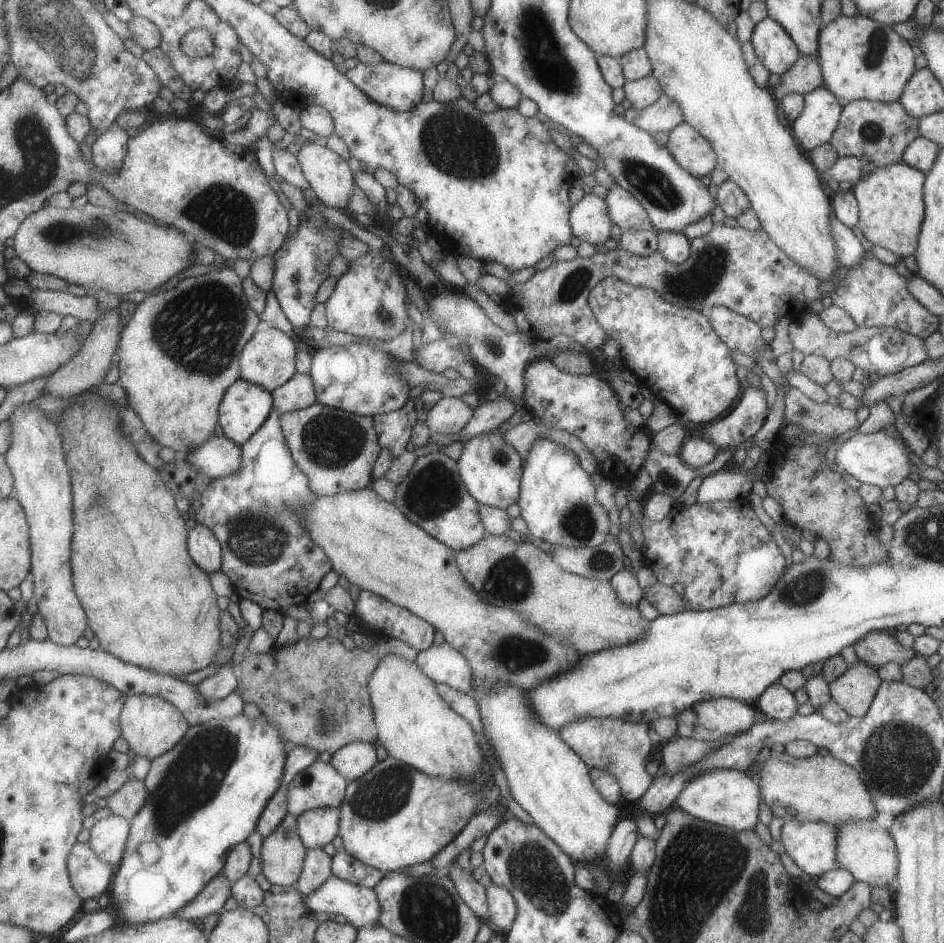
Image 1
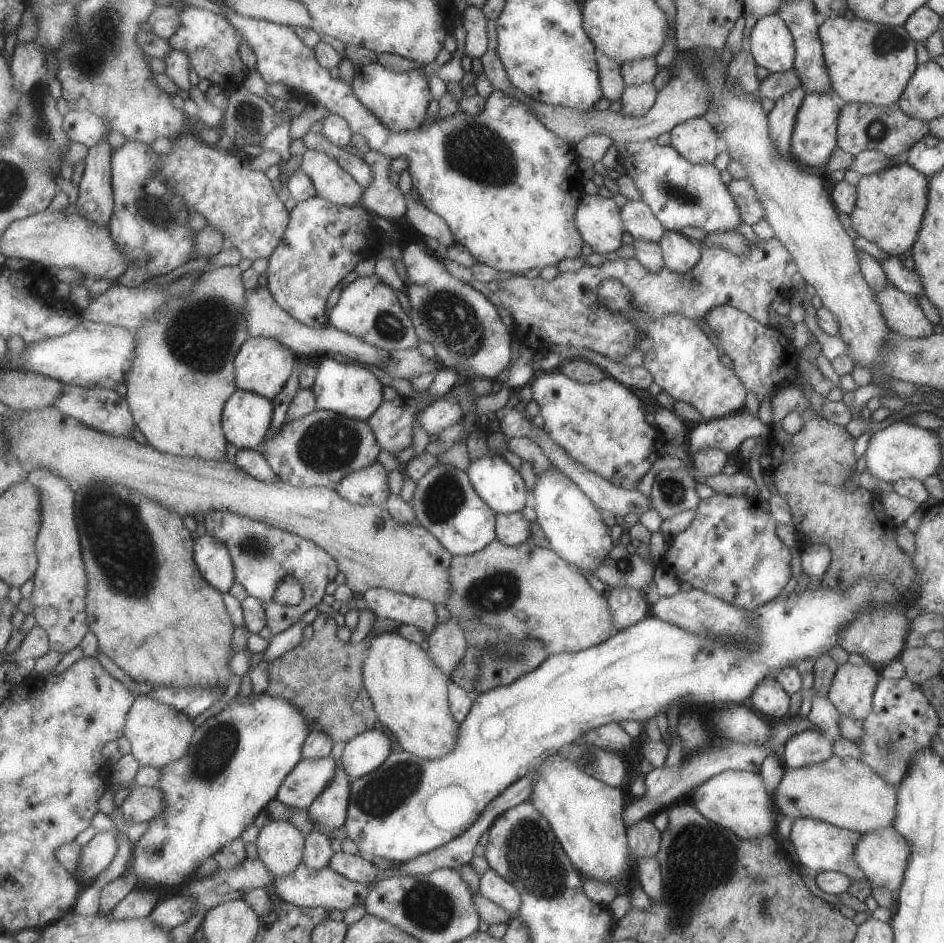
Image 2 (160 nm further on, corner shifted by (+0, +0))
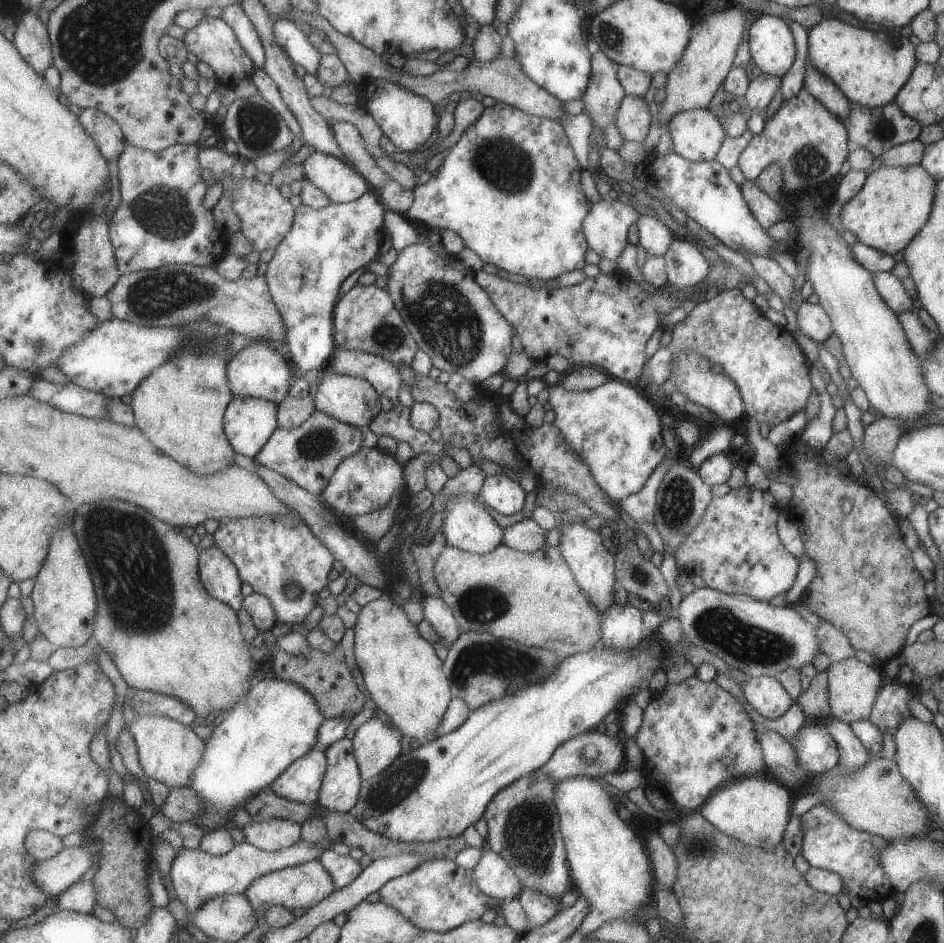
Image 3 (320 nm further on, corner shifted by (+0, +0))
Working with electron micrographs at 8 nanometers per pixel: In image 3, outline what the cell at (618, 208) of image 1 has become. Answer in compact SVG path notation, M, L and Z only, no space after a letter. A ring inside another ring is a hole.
M640 216L635 223L637 225L638 244L643 247L647 256L663 257L675 234L655 217Z

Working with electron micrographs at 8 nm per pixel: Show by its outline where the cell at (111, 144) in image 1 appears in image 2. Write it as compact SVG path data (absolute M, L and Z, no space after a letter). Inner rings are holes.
M129 140L112 154L116 205L109 226L116 246L133 262L117 280L129 288L173 272L197 254L198 232L189 226L190 208L166 183L161 158L150 145Z

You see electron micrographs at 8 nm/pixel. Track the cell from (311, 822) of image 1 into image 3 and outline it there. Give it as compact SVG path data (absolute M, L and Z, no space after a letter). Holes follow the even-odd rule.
M346 737L334 742L325 750L329 766L319 802L329 811L347 813L360 798L362 778L352 750L352 739Z

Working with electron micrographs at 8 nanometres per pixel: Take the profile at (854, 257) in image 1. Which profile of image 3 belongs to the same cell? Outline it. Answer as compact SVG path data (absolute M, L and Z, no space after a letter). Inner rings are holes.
M885 271L872 273L874 289L877 290L883 302L898 315L902 311L916 310L913 307L913 298L909 296L903 284L894 275Z

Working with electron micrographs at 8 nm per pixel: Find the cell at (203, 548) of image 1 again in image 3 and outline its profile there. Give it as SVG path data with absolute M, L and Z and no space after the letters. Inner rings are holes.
M219 547L205 549L200 554L200 575L205 588L213 598L227 603L239 612L244 608L244 598L237 565Z

